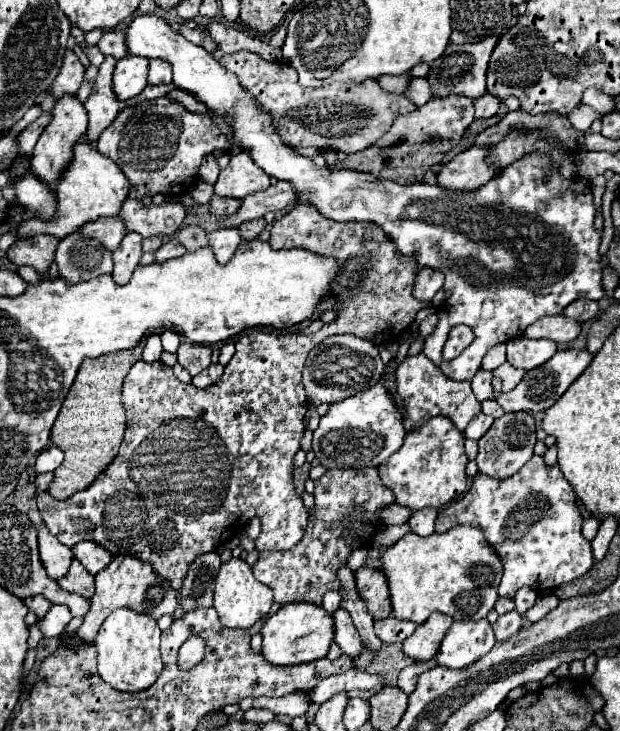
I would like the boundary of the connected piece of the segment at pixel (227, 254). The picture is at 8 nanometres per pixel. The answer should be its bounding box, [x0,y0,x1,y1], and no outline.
[210,228,242,264]

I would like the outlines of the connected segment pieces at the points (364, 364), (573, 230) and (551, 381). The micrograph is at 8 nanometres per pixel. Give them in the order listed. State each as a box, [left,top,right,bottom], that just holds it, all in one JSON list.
[[302,334,384,406],[126,16,604,380],[498,350,592,412]]

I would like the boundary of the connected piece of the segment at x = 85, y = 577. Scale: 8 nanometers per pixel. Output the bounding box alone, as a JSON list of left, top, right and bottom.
[58,560,94,598]

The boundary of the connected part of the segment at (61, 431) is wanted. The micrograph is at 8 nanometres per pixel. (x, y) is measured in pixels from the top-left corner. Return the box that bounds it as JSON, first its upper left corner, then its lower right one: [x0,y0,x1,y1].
[48,339,144,500]

